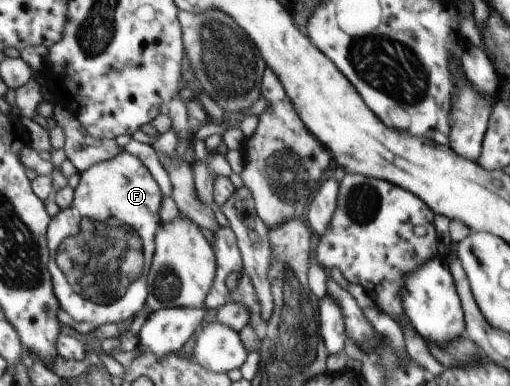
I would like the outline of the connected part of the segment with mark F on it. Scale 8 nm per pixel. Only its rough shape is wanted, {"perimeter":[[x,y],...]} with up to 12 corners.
{"perimeter":[[140,157],[81,172],[52,218],[56,295],[78,323],[134,319],[164,190]]}

